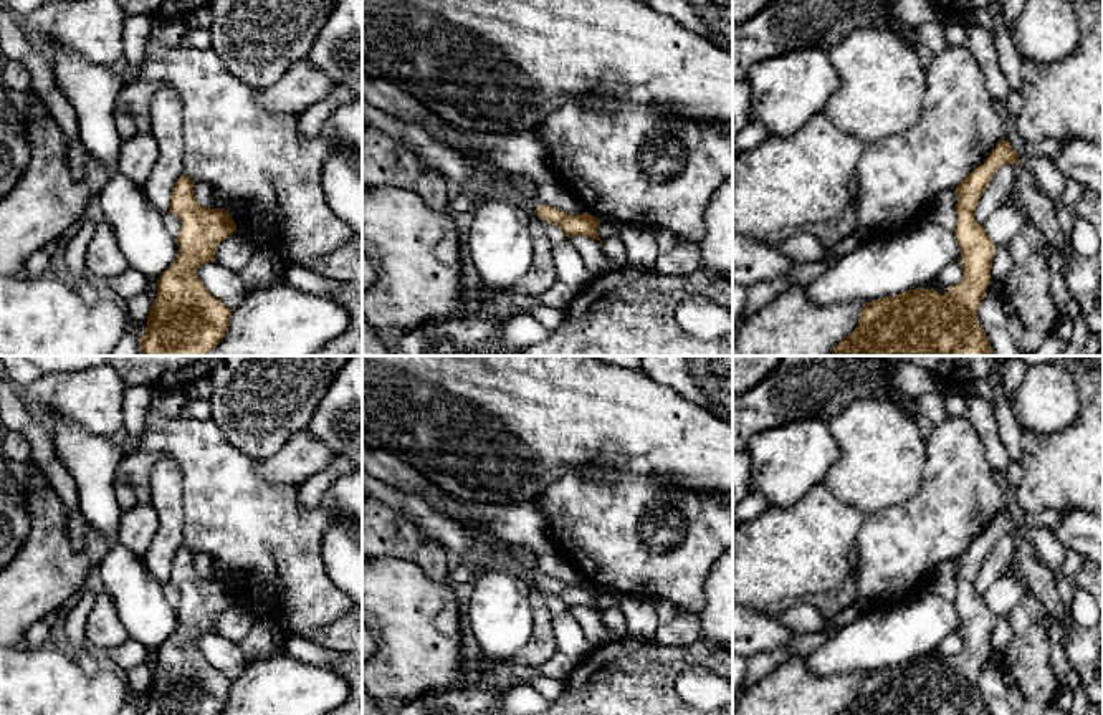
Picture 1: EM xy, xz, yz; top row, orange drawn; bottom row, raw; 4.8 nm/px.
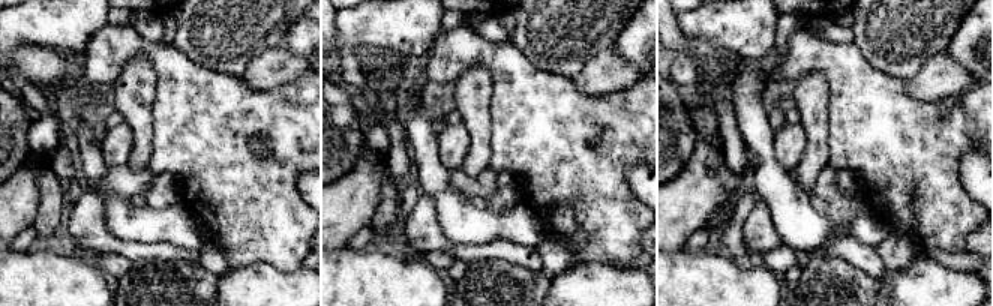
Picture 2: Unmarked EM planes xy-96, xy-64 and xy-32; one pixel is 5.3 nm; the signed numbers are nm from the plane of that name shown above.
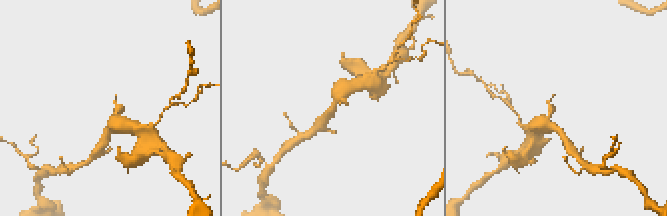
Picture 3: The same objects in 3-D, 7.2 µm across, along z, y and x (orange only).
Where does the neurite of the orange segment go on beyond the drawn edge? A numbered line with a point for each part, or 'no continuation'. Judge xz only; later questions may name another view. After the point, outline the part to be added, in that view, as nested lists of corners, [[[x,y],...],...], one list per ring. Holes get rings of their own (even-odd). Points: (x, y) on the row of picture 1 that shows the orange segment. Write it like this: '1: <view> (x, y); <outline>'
1: xz (503, 189); [[[508,179],[498,182],[498,185],[488,192],[488,197],[513,200],[514,204],[518,204],[519,207],[529,212],[544,205],[544,202],[539,197],[529,199],[524,194],[521,194],[513,184],[508,182]]]

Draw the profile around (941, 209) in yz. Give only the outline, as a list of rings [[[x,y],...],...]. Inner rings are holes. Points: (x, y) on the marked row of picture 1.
[[[954,189],[944,190],[924,205],[921,217],[941,223],[954,230],[957,223],[956,214],[957,194]]]

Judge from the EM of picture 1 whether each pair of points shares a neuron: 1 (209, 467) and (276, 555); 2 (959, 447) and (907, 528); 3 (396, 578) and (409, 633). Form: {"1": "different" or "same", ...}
{"1": "same", "2": "same", "3": "same"}

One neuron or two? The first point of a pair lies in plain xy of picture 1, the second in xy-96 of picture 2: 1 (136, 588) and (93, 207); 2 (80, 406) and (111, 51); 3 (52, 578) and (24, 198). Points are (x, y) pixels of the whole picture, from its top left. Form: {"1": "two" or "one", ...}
{"1": "two", "2": "two", "3": "one"}

